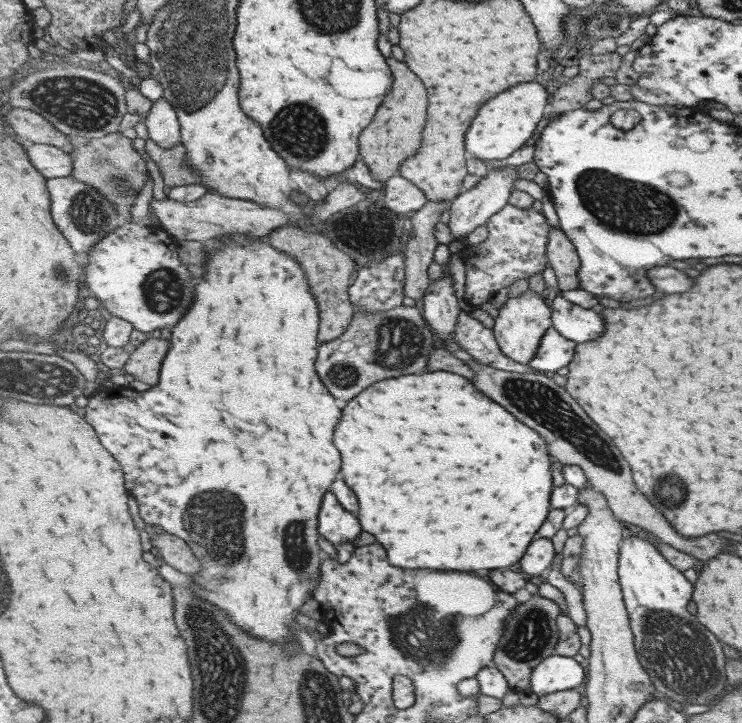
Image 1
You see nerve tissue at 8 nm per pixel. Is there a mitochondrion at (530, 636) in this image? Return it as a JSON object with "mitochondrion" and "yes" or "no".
{"mitochondrion":"yes"}

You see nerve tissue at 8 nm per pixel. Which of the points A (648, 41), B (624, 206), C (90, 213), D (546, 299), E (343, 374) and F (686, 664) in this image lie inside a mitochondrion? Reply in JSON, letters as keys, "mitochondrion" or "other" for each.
{"A":"other","B":"mitochondrion","C":"mitochondrion","D":"other","E":"mitochondrion","F":"mitochondrion"}

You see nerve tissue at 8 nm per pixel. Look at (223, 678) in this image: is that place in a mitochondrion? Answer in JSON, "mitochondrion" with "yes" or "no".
{"mitochondrion":"yes"}

